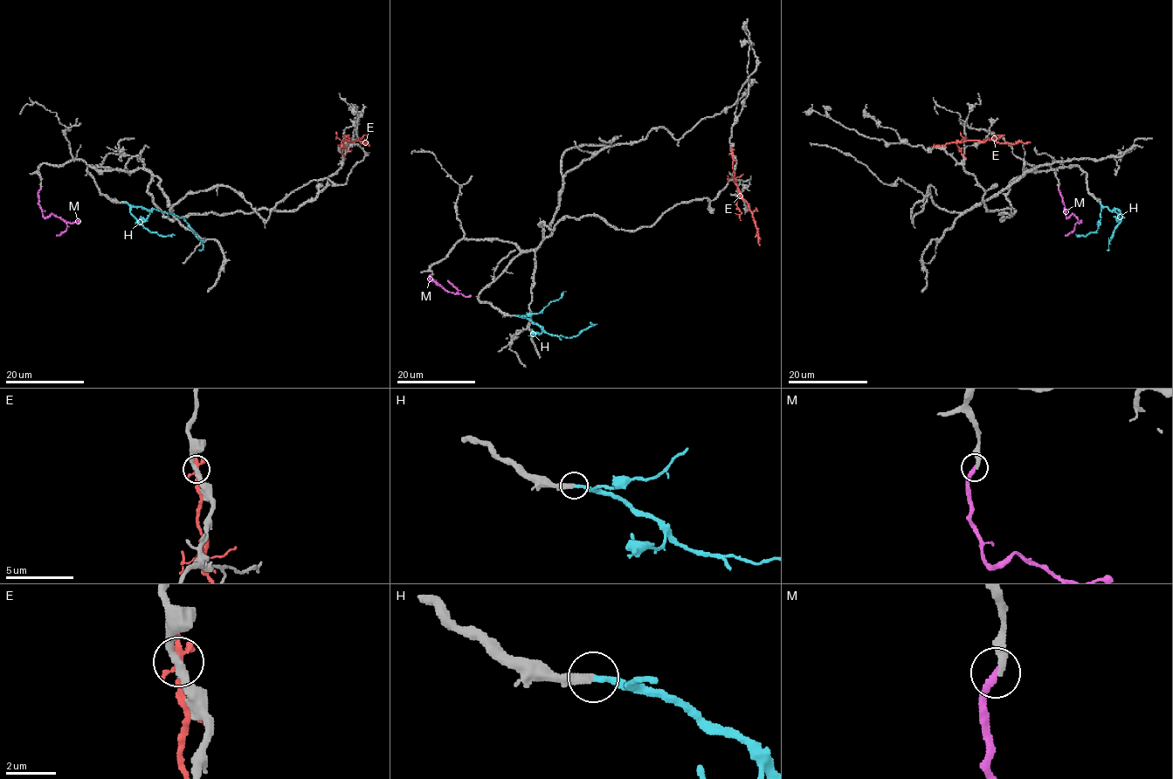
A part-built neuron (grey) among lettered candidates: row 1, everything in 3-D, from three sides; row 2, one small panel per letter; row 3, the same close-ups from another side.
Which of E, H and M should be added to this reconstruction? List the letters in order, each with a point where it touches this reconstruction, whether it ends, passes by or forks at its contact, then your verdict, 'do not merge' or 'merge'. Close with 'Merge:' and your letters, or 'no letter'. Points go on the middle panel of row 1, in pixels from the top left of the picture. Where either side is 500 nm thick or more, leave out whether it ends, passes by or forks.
E: (732, 152) | it passes by | do not merge
H: (515, 315) | it ends | merge
M: (431, 273) | it ends | merge
Merge: H, M

